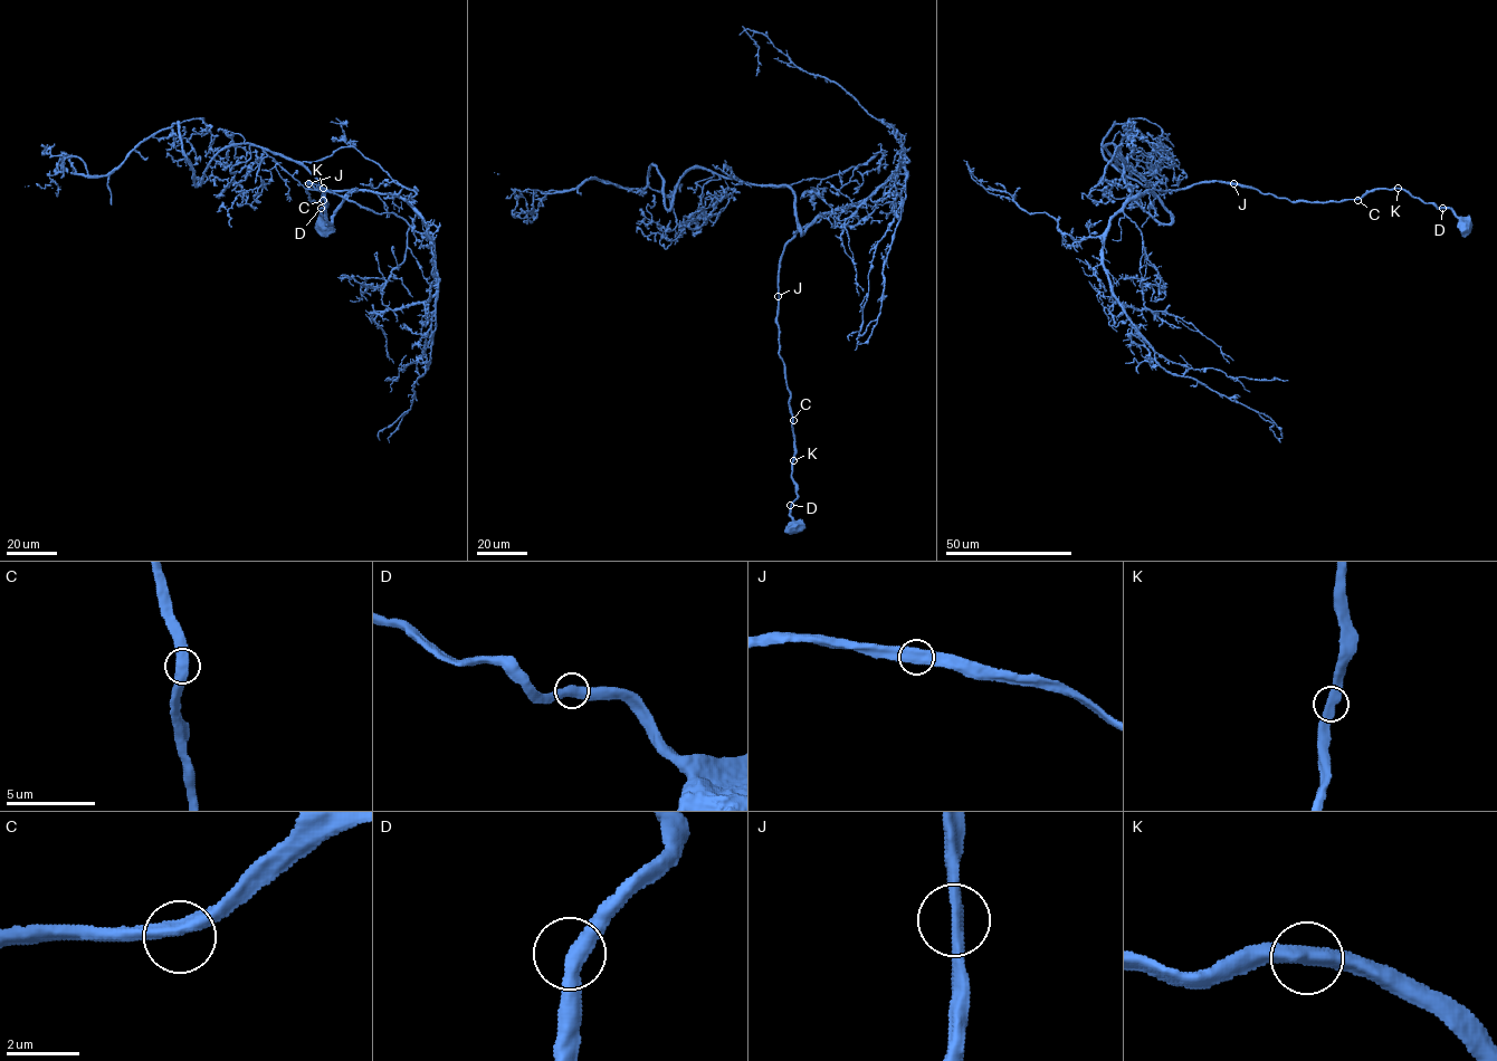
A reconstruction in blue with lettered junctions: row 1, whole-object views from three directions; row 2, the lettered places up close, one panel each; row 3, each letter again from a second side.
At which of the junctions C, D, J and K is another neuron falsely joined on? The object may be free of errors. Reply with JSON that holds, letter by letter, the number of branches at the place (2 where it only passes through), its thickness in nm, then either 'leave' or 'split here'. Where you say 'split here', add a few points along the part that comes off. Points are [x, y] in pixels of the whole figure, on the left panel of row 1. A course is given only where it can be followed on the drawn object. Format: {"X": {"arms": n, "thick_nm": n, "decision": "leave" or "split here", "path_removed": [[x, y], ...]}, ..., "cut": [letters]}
{"C": {"arms": 2, "thick_nm": 480, "decision": "leave"}, "D": {"arms": 2, "thick_nm": 460, "decision": "leave"}, "J": {"arms": 2, "thick_nm": 480, "decision": "leave"}, "K": {"arms": 2, "thick_nm": 480, "decision": "leave"}, "cut": []}

